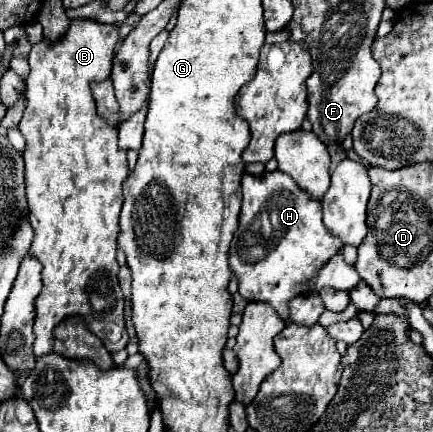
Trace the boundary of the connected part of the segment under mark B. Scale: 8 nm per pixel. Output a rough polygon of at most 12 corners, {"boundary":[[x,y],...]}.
{"boundary":[[116,25],[32,47],[34,355],[66,317],[126,347],[126,153],[96,113]]}

